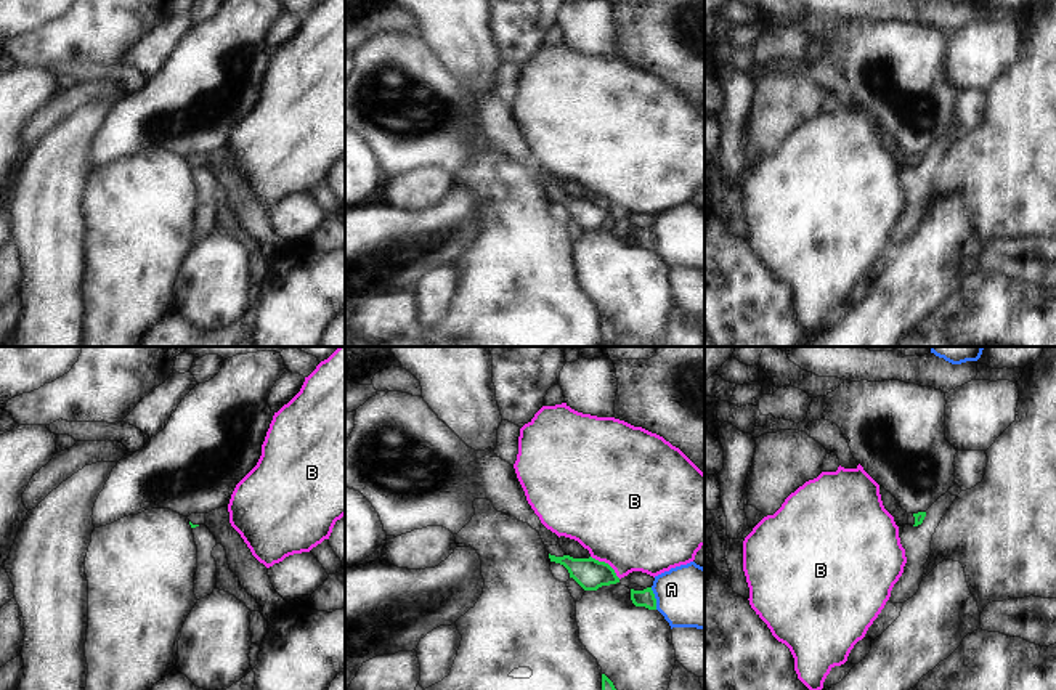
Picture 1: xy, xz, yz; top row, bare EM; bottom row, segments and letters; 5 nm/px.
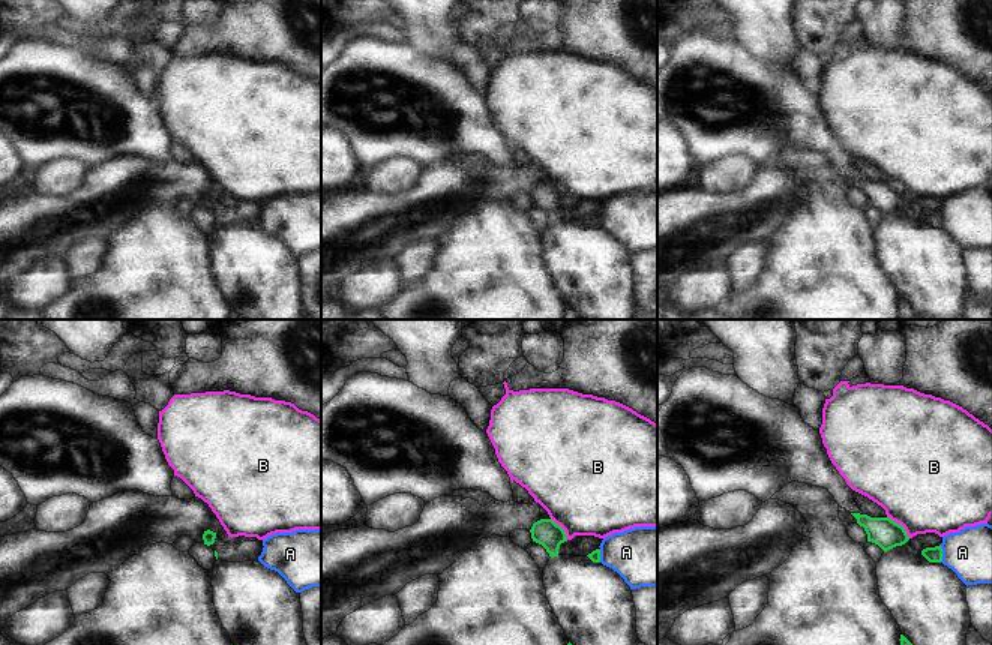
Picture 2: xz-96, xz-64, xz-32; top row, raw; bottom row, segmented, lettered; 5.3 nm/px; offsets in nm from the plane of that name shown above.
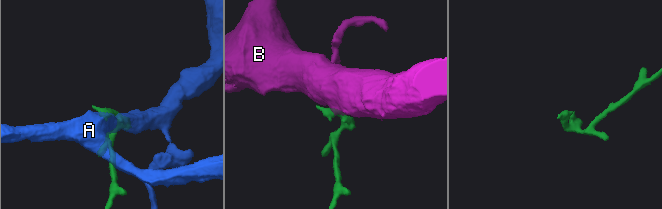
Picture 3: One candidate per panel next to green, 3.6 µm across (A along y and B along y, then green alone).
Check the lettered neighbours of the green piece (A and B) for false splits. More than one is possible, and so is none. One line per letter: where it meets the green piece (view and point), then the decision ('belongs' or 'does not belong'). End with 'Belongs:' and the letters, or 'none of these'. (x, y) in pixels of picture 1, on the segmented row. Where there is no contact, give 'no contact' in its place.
A: xz (655, 599) | does not belong
B: xz (607, 564) | does not belong
Belongs: none of these

